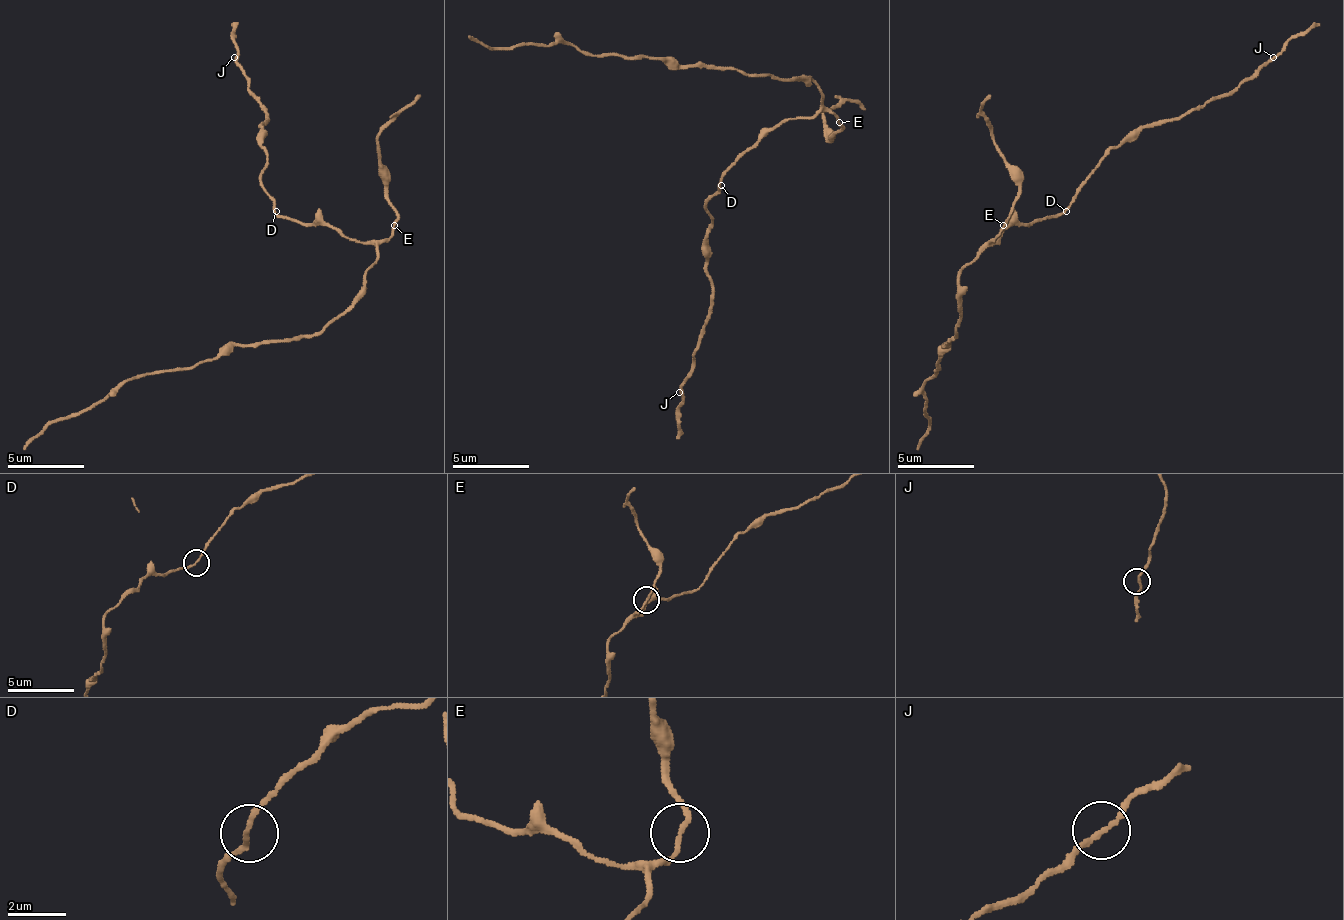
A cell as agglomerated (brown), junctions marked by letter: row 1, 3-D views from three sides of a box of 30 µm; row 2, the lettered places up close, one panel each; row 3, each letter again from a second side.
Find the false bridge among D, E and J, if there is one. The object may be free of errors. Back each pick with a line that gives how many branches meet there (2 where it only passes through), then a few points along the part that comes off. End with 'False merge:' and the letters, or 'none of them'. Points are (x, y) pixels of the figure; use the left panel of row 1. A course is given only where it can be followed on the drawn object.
False merge: none of them

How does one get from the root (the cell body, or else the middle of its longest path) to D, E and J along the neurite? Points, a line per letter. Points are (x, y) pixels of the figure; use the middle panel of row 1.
D: (813, 116), (797, 116), (786, 120), (774, 131), (767, 131), (725, 173), (721, 185)
E: (813, 116), (832, 112), (840, 123)
J: (813, 116), (767, 131), (705, 200), (713, 219), (705, 265), (713, 307), (694, 373), (679, 392)

